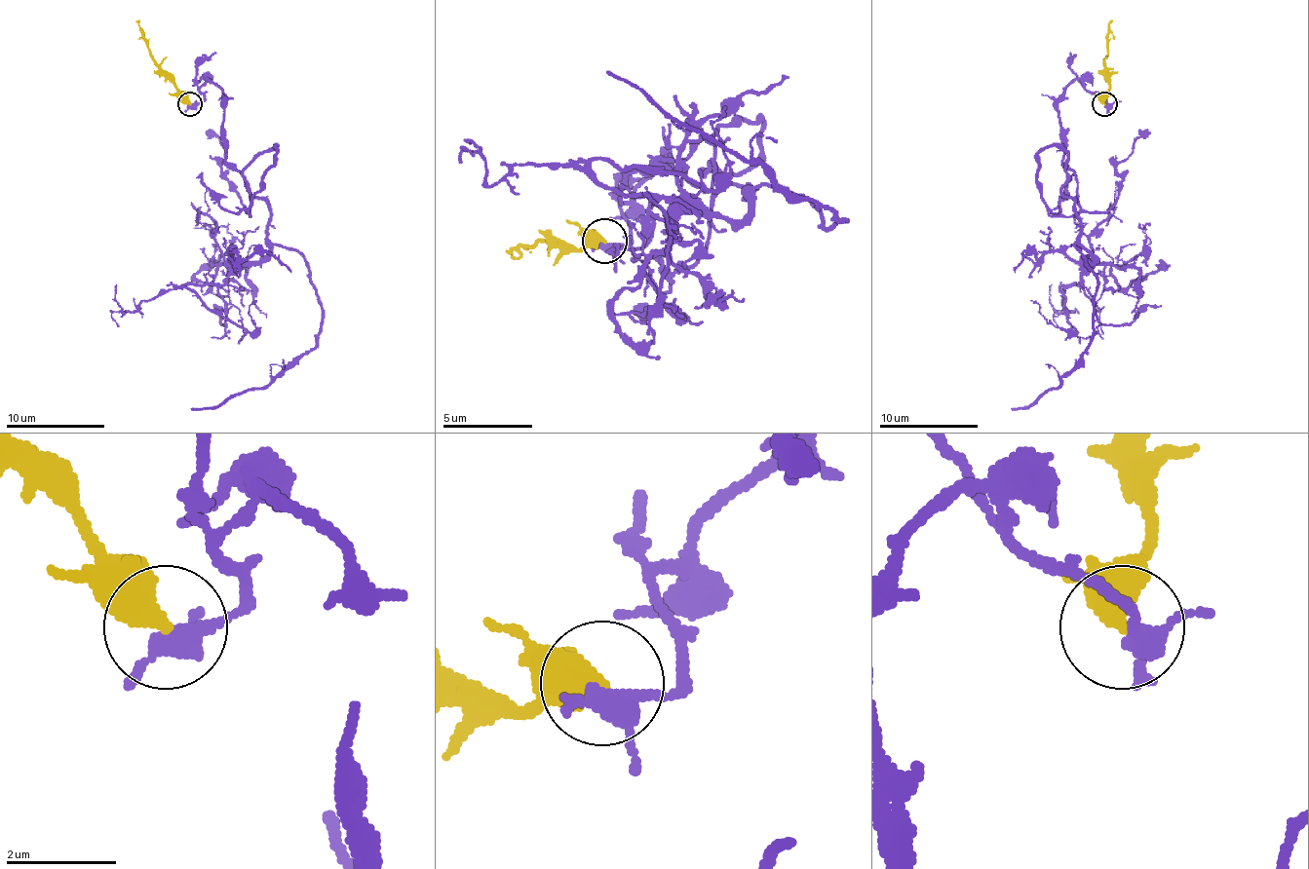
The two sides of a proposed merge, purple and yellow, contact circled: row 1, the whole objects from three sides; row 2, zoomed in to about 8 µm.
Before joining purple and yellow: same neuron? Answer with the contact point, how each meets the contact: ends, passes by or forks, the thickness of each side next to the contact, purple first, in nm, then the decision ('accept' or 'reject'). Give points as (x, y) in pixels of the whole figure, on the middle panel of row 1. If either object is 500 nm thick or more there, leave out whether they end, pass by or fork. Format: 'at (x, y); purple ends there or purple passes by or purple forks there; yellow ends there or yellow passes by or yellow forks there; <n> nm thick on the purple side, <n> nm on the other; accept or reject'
at (604, 241); purple forks there; yellow ends there; 280 nm thick on the purple side, 480 nm on the other; reject

